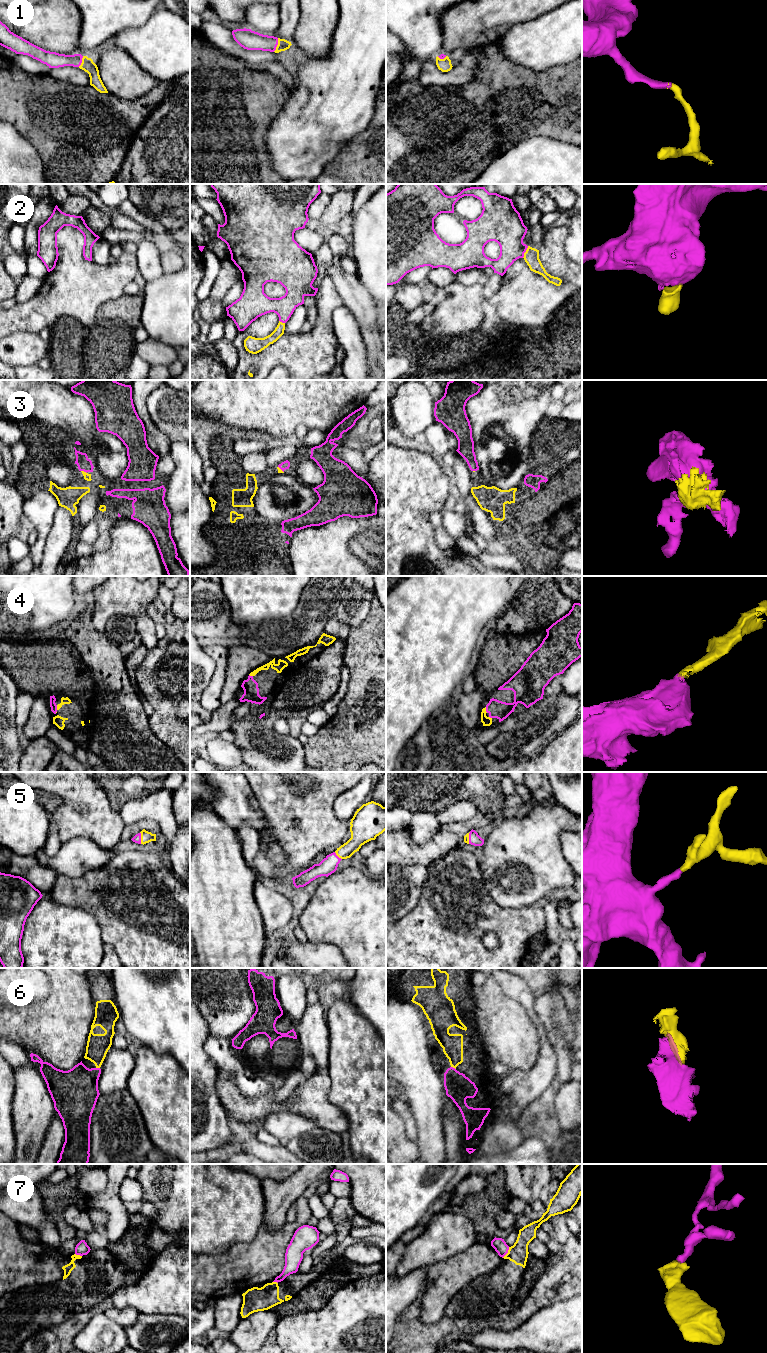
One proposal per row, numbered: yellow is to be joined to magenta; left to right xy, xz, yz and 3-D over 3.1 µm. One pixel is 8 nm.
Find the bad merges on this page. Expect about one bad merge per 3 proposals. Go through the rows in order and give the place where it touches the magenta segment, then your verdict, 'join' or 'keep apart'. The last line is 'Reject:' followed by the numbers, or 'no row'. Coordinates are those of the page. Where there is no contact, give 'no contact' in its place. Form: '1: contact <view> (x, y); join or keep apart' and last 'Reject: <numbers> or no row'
1: contact xz (277, 44); join
2: contact yz (525, 251); join
3: contact xy (84, 471); join
4: contact yz (486, 710); join
5: contact xy (140, 838); join
6: contact yz (452, 1067); join
7: contact yz (507, 1252); keep apart
Reject: 7

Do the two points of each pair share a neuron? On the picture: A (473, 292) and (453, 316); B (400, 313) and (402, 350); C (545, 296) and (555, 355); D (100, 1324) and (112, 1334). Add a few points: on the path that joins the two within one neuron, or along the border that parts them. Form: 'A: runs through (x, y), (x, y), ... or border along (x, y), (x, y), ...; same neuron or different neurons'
A: runs through (469, 298), (457, 310); same neuron
B: runs through (399, 322), (399, 341); same neuron
C: border along (564, 304), (546, 324), (531, 329); different neurons
D: runs through (103, 1327), (109, 1333); same neuron

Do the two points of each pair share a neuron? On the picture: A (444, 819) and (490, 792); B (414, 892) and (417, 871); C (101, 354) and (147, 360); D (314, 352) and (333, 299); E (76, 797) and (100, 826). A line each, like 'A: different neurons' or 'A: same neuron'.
A: different neurons
B: same neuron
C: different neurons
D: same neuron
E: same neuron

